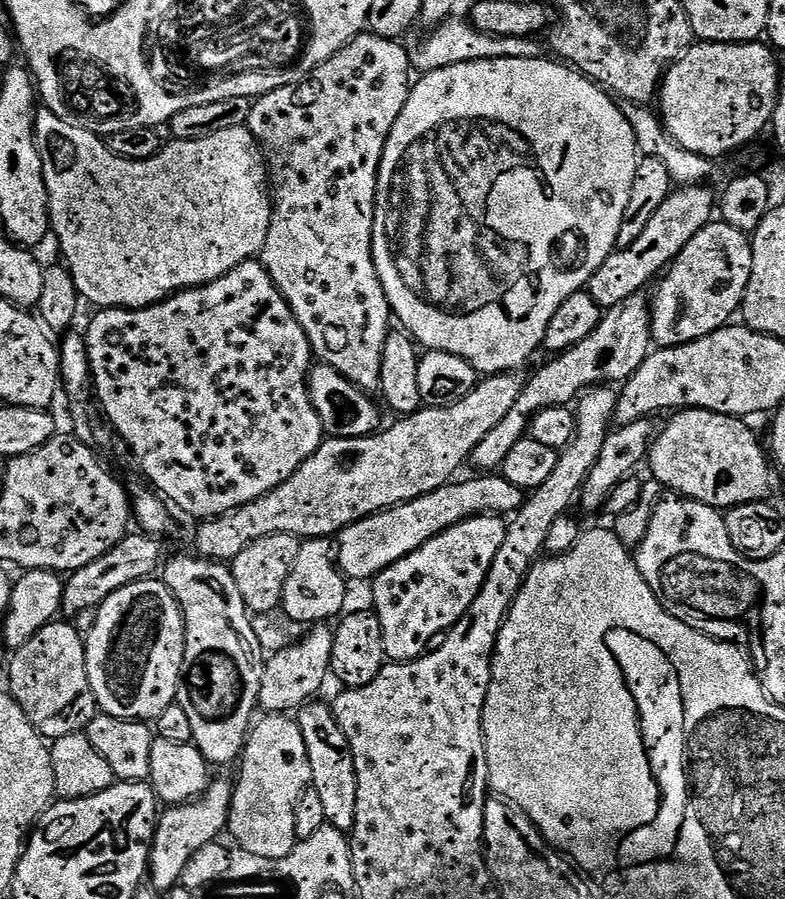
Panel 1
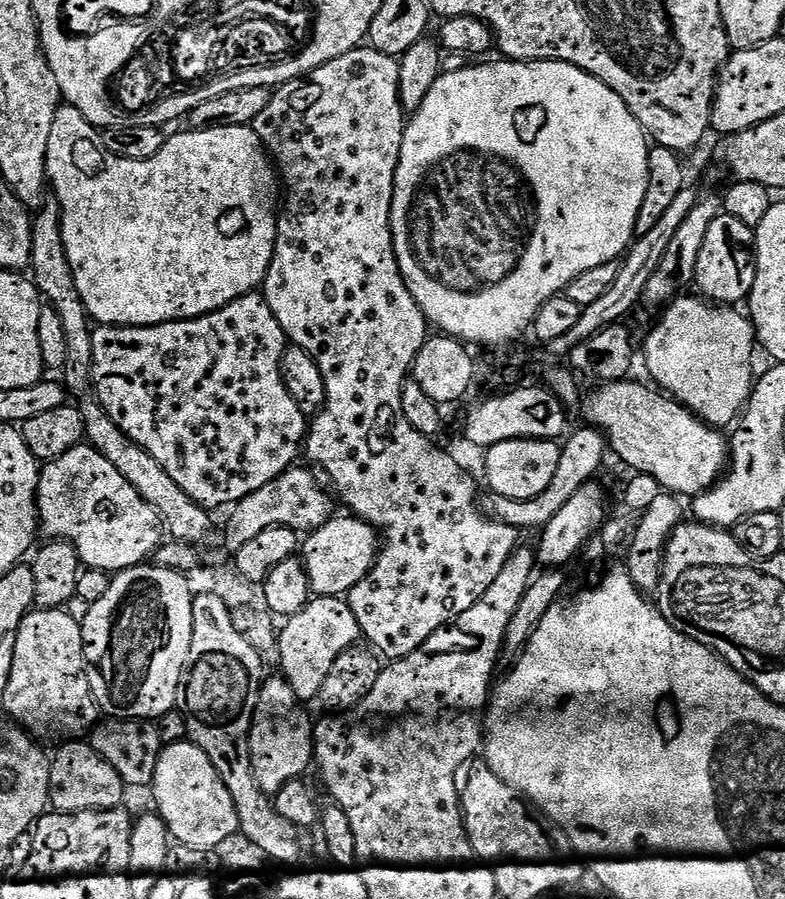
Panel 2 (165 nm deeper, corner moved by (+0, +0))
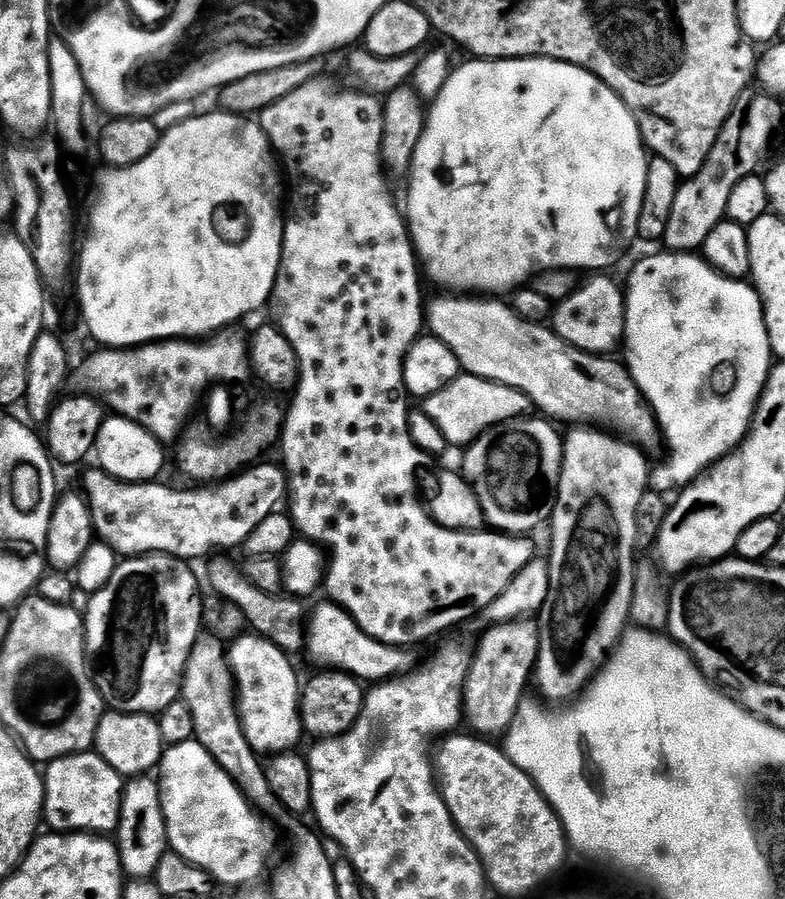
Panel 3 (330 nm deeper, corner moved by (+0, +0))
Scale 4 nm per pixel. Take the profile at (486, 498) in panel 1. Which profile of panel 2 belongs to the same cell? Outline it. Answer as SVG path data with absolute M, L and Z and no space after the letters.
M333 515L303 539L300 556L304 561L313 595L338 597L347 595L347 592L366 576L379 555L380 534L377 527L357 515L343 515Z

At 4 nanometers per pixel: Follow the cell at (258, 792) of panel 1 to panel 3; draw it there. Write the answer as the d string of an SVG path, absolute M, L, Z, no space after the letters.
M255 634L237 636L228 648L228 663L232 665L232 676L236 679L240 721L250 746L258 754L291 752L302 737L302 680L296 677L296 668L288 660L291 660L289 653L283 648Z

